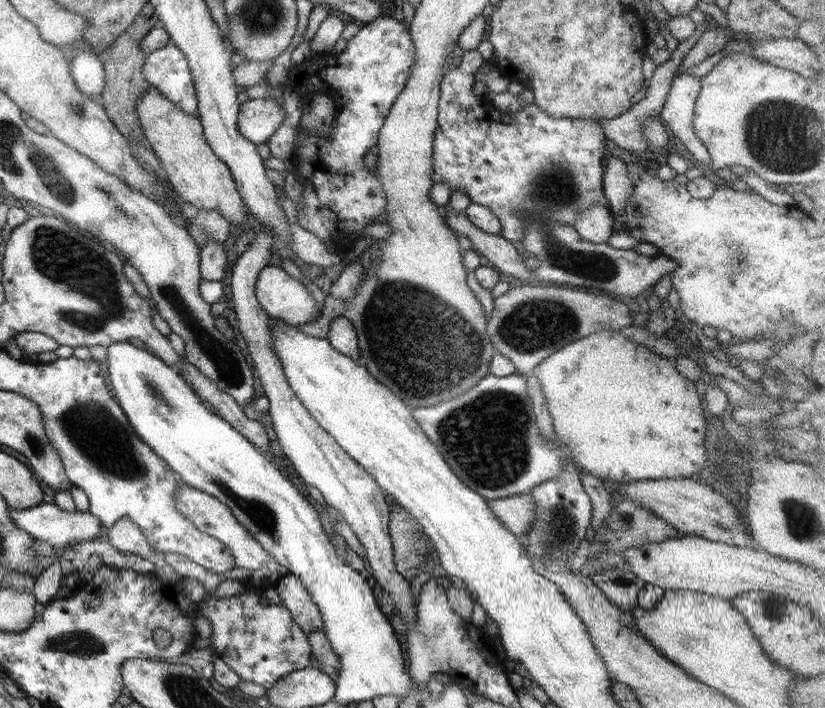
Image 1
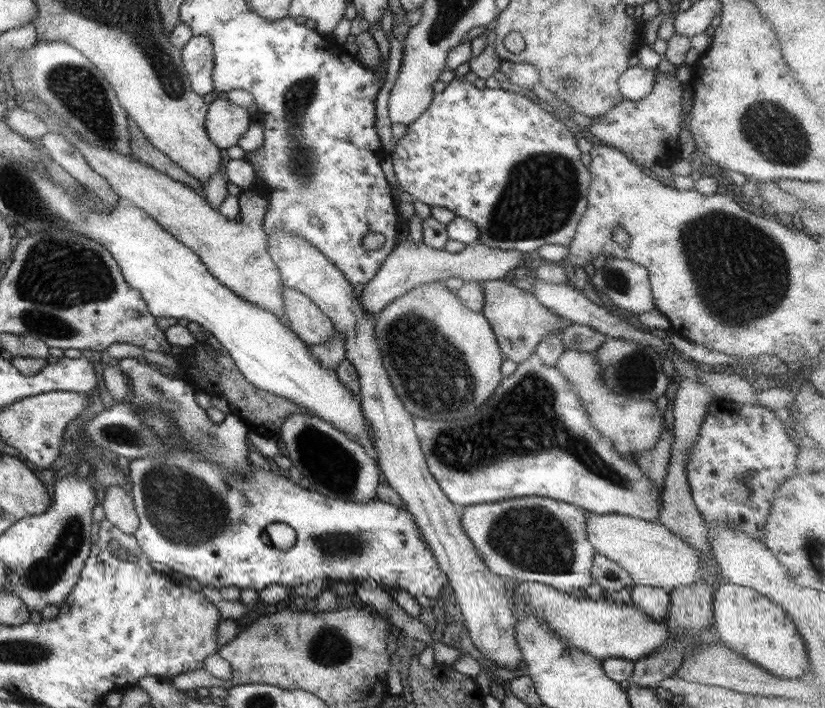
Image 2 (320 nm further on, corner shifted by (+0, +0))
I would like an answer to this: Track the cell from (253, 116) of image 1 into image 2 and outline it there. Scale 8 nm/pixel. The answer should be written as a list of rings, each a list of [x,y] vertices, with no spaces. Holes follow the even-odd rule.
[[[213,95],[208,99],[204,127],[209,140],[221,150],[231,148],[247,130],[250,116],[242,107]]]

